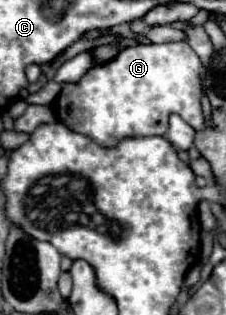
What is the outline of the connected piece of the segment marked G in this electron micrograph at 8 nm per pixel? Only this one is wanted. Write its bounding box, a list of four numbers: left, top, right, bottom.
[55,42,203,146]

